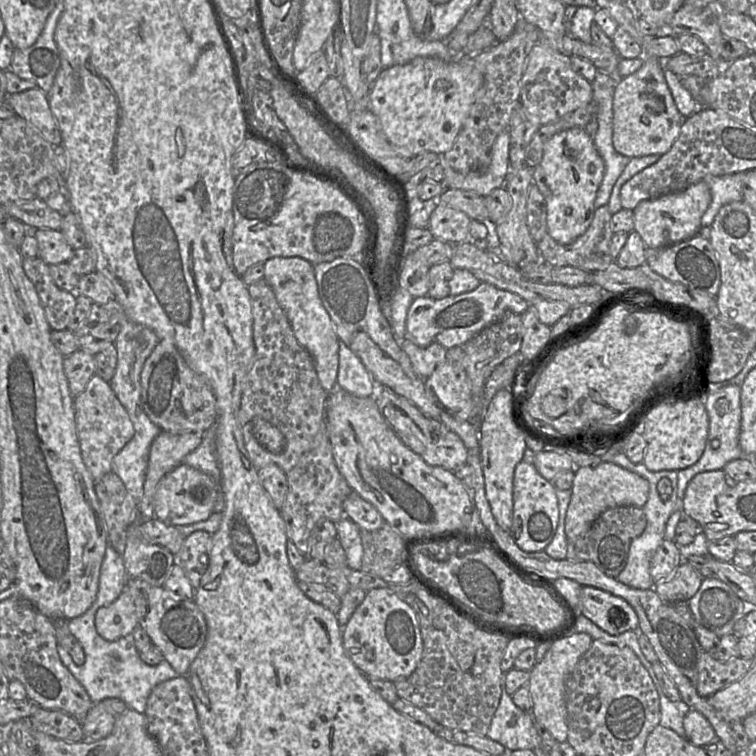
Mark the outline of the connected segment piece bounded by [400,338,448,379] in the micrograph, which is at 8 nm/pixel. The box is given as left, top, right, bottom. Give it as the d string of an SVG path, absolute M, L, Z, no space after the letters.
M406 338L400 340L400 345L409 358L415 373L423 379L428 378L435 368L446 359L448 351L437 343L419 347Z

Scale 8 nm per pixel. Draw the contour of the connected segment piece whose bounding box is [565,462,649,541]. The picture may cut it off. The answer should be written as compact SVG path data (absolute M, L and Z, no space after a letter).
M602 462L596 466L576 467L571 492L565 518L565 534L568 541L575 541L609 508L618 506L642 508L649 496L649 482L640 475L616 464Z

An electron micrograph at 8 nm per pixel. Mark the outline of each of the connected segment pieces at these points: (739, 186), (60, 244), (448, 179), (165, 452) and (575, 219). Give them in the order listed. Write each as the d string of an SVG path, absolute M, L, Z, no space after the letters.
M746 171L719 176L706 176L706 182L711 191L711 203L701 219L699 235L705 235L705 231L711 226L716 214L722 206L731 202L744 201L743 182Z
M37 229L33 235L38 242L38 258L48 265L67 262L73 252L60 230Z
M503 131L496 139L491 150L491 161L483 171L461 174L444 164L446 188L474 191L480 196L487 196L491 191L501 188L507 181L510 170L510 134Z
M161 432L153 440L148 457L143 495L138 505L139 520L154 517L152 500L160 481L201 442L202 434L194 432L181 434Z
M572 128L553 135L543 147L543 158L534 167L535 184L543 195L547 208L547 232L561 244L570 244L586 232L590 226L596 207L597 191L604 177L604 161L598 153L592 136L582 128Z

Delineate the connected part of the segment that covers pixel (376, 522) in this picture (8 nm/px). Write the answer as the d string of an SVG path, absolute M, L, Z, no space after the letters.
M352 492L343 502L345 517L361 530L372 531L386 524L379 511L357 493Z

